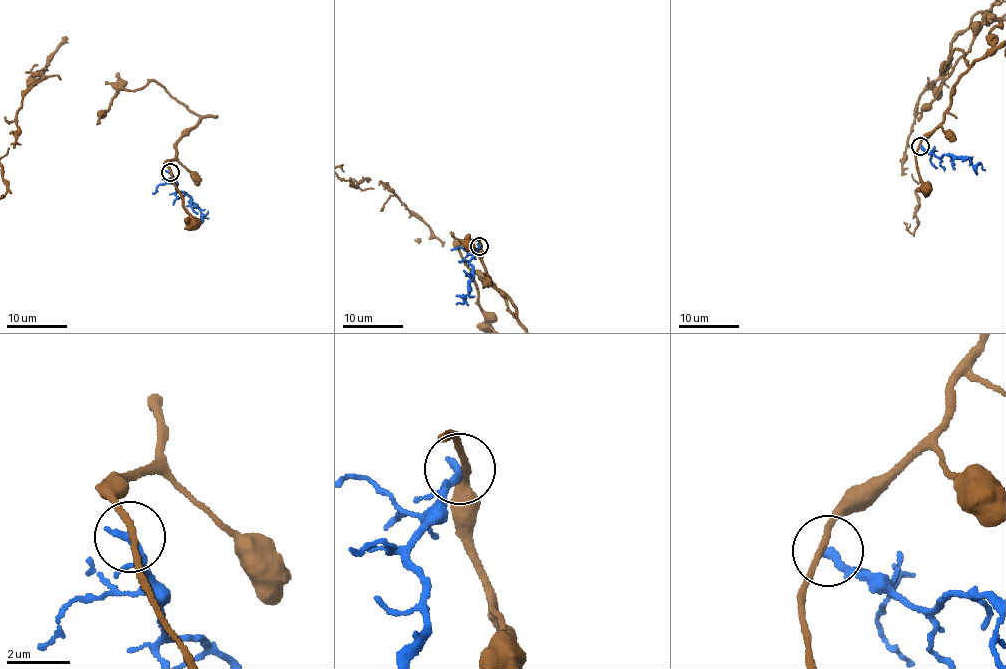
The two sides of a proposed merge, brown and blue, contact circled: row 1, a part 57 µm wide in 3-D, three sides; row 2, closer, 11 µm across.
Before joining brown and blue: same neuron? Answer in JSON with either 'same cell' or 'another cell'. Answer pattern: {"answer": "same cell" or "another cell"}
{"answer": "another cell"}

